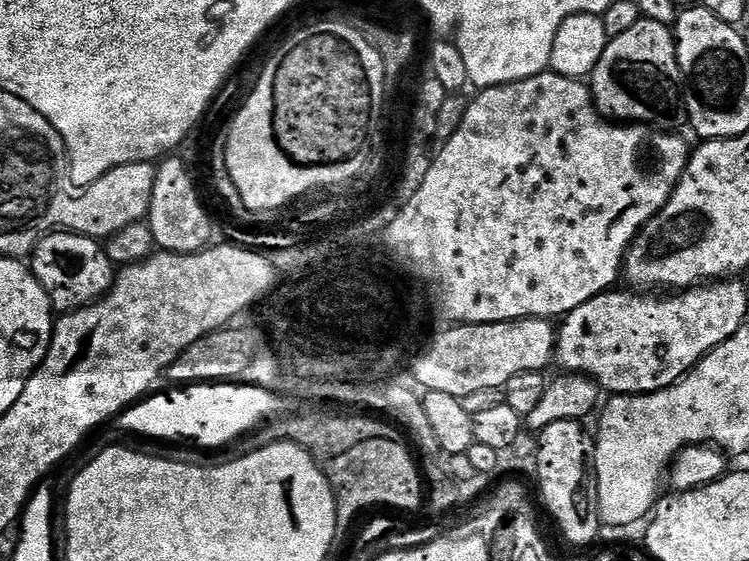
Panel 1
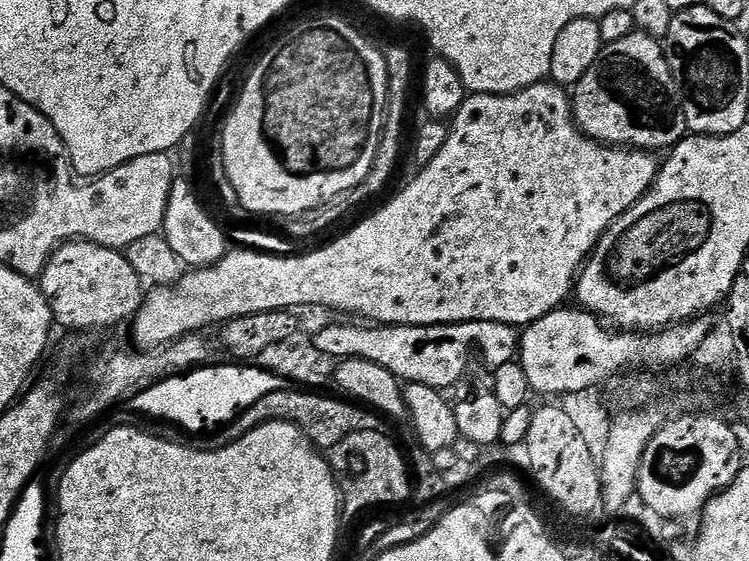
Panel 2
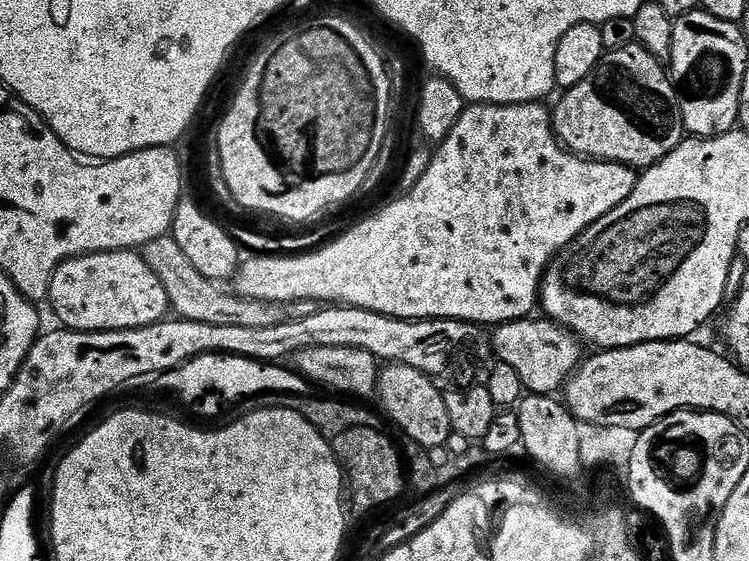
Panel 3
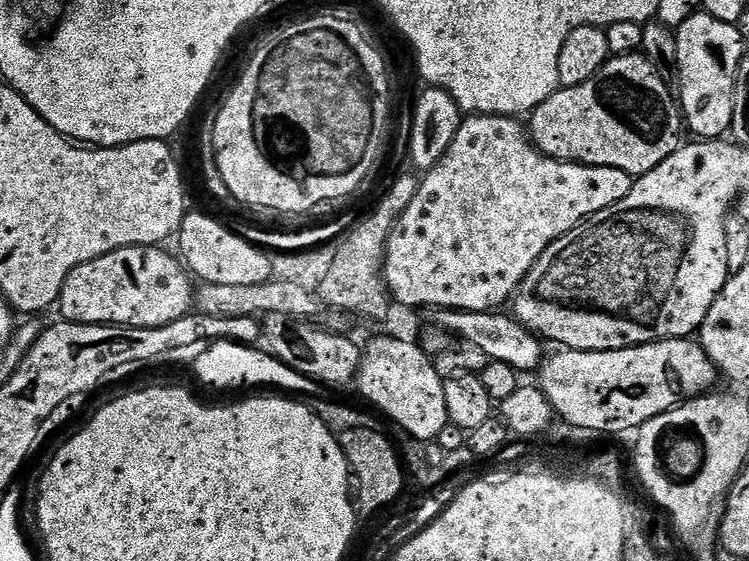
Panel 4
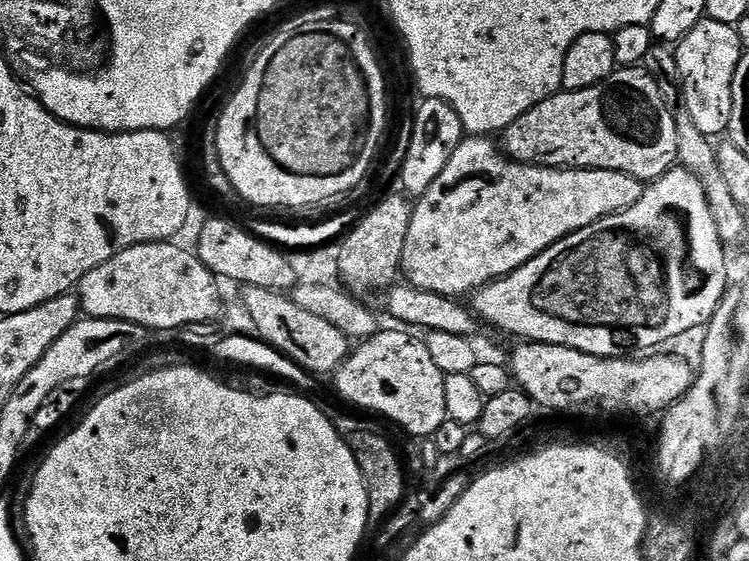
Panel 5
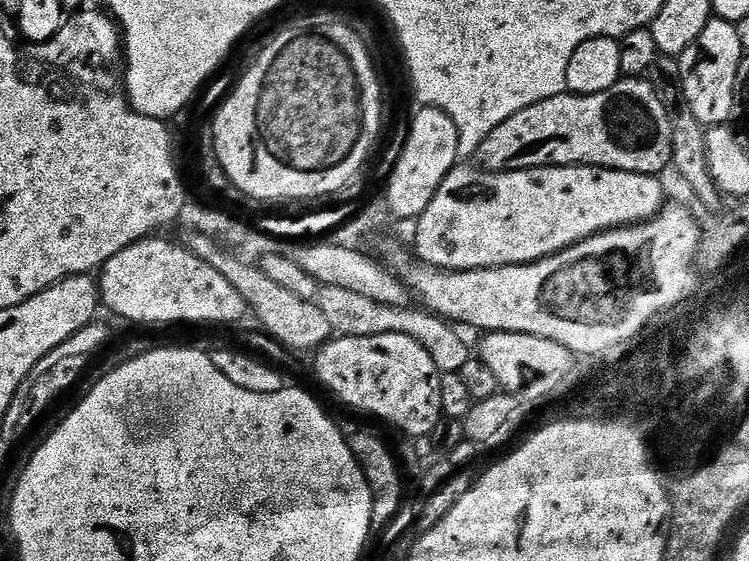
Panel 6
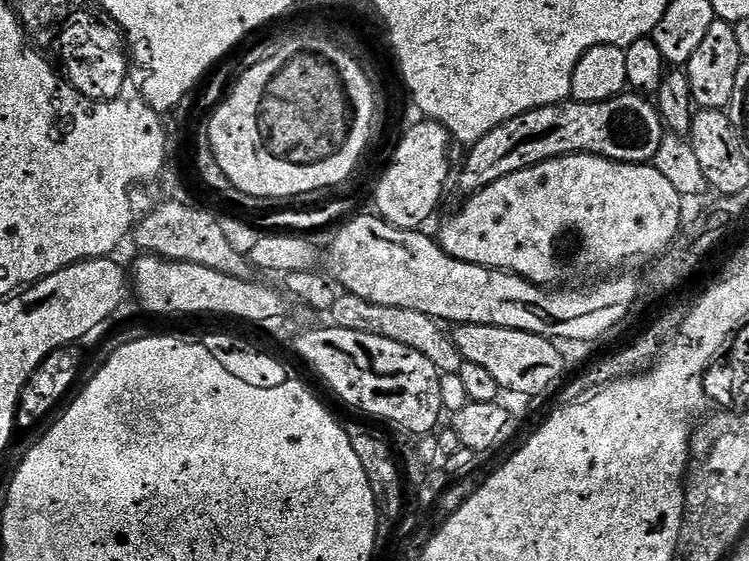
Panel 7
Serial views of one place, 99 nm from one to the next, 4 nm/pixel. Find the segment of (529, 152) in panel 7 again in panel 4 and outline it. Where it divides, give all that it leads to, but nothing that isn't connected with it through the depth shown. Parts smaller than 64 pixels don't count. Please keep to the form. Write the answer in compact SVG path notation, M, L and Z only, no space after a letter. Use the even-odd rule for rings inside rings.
M640 52L629 56L612 56L602 70L598 70L590 82L582 82L582 86L560 87L531 112L529 120L532 121L527 121L526 128L530 139L543 156L566 160L570 164L587 164L589 168L617 168L633 178L645 176L666 162L666 158L670 158L670 154L681 147L680 128L682 132L685 127L673 89Z

